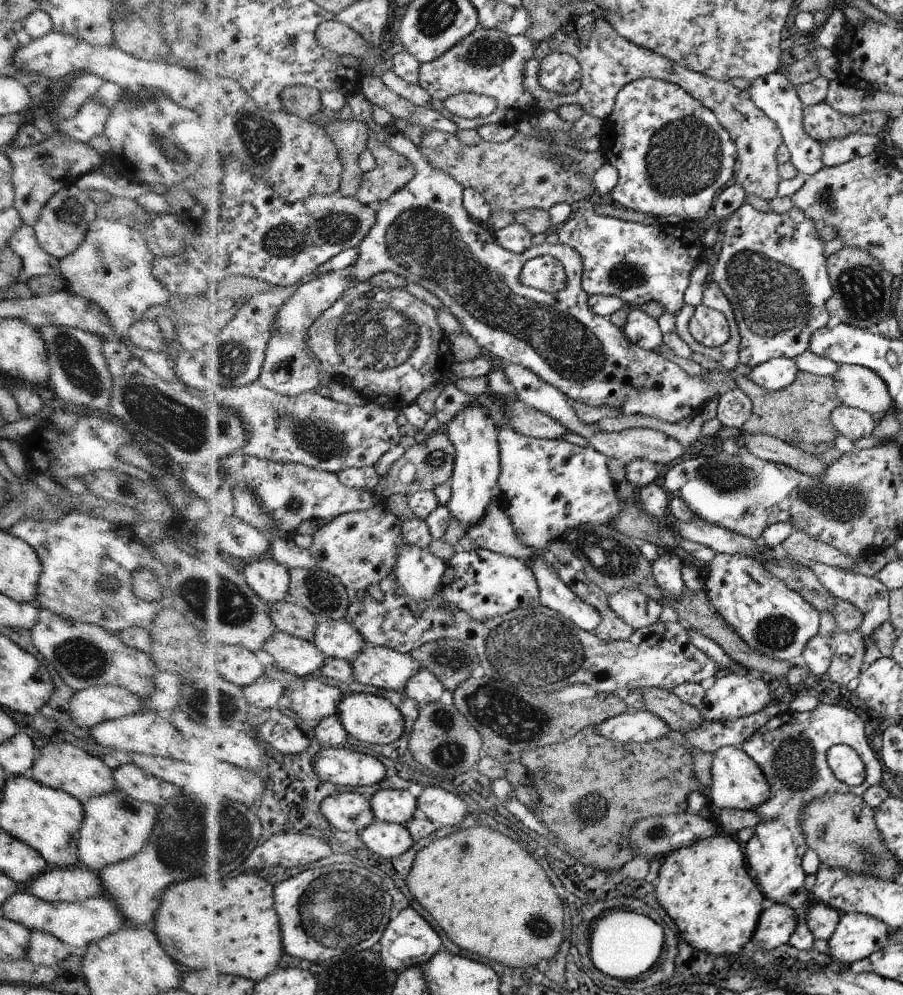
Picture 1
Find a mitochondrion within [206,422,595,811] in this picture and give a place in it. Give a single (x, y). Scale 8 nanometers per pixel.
(538, 646)

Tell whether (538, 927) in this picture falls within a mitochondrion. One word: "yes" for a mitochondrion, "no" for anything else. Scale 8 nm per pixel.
yes

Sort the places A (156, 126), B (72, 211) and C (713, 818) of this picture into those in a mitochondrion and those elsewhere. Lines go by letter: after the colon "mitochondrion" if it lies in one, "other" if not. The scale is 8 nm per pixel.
A: other
B: mitochondrion
C: other

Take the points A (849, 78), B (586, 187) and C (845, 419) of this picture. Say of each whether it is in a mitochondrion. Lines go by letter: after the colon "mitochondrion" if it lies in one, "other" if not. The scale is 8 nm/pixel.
A: other
B: other
C: other

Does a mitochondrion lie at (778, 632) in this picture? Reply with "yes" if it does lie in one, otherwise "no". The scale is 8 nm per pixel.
yes

